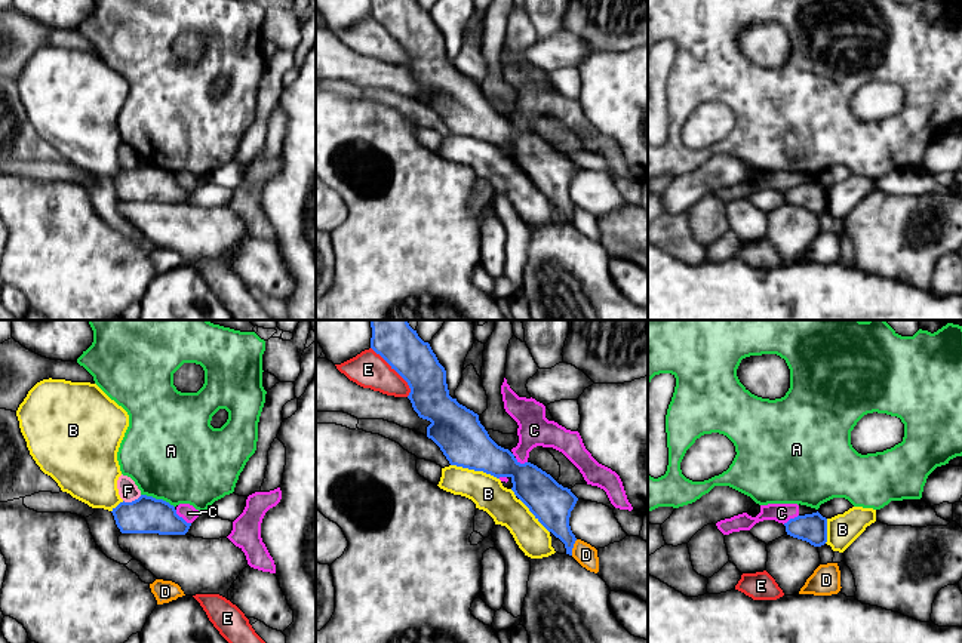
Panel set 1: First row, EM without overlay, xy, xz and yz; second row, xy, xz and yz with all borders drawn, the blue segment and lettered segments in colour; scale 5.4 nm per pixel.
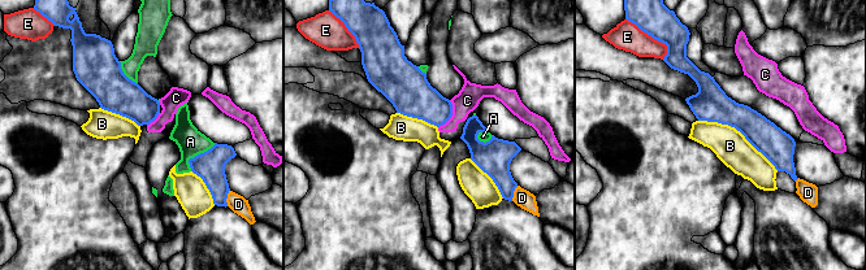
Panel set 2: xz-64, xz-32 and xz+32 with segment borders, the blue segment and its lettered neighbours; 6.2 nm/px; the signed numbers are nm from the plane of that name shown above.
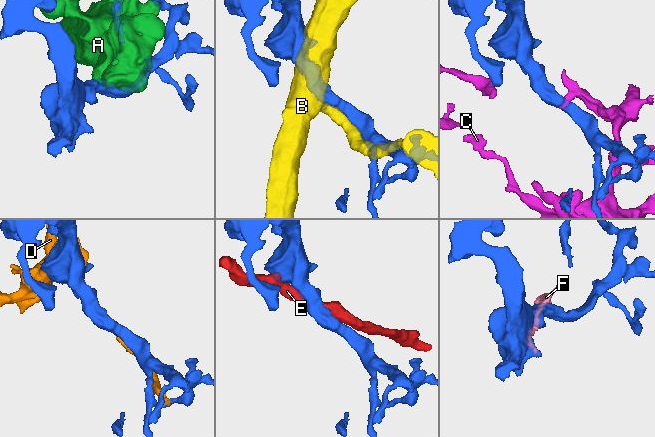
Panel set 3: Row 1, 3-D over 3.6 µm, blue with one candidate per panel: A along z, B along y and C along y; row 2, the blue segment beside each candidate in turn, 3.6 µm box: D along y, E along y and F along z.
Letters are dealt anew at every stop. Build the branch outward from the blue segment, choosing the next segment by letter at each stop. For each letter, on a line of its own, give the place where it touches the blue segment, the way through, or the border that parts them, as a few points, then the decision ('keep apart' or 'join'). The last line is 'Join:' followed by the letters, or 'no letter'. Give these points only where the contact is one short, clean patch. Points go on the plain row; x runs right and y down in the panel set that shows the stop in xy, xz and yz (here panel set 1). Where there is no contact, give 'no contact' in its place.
A: meets blue in xy at (157, 168); keep apart
B: meets blue in xz at (475, 138); keep apart
C: meets blue in xy at (181, 185); border along xy (175, 178), (190, 191); keep apart
D: meets blue in xz at (572, 215); keep apart
E: meets blue in xz at (396, 39); keep apart
F: meets blue in xy at (132, 169); border along xy (141, 163), (131, 169), (123, 169); keep apart
Join: no letter

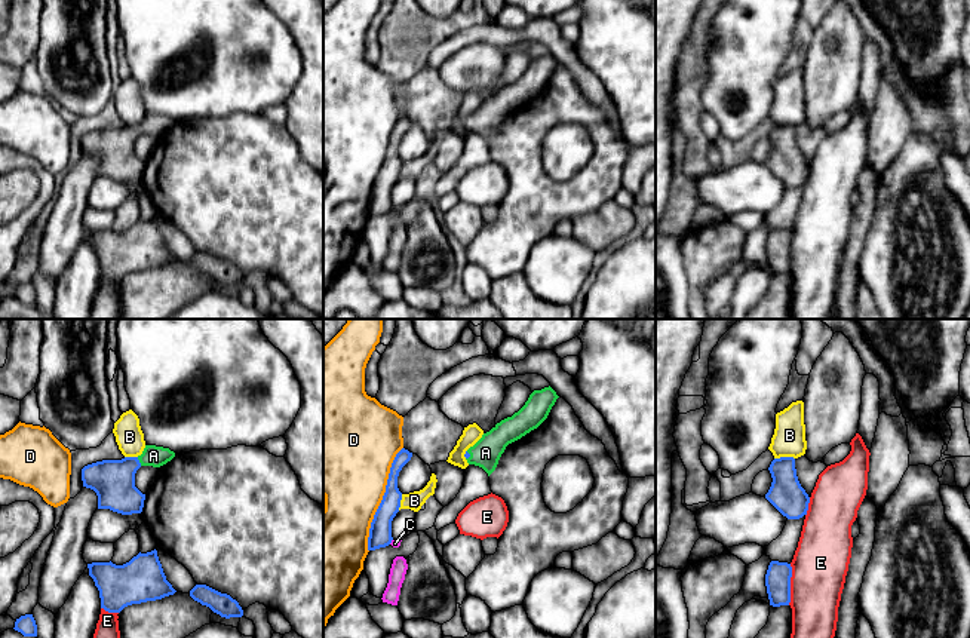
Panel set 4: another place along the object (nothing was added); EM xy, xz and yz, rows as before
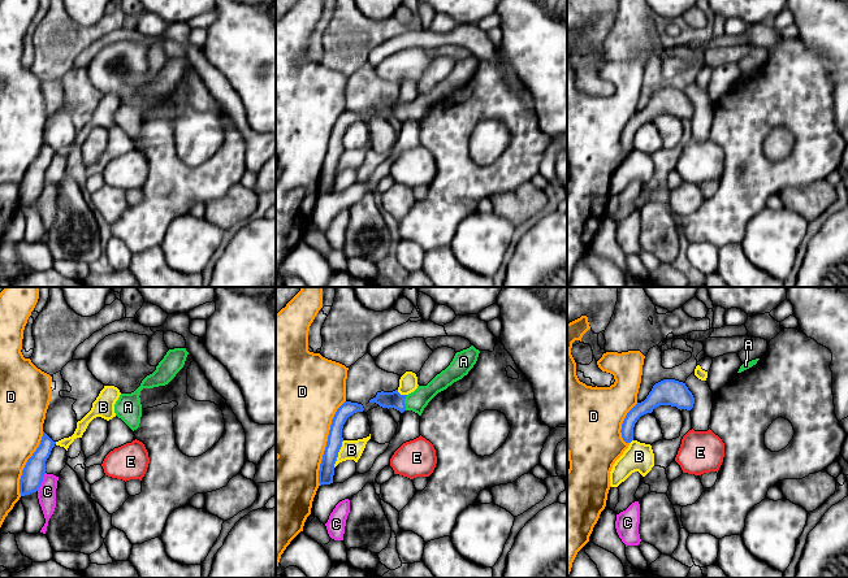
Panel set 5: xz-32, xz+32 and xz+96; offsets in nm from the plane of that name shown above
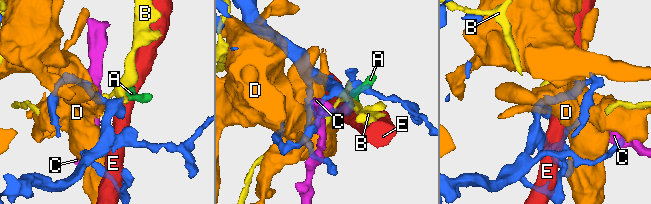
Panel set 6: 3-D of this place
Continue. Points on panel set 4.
A: meets blue in xy at (138, 129); runs through xy (113, 149), (129, 132), (138, 129), (153, 123); join
B: meets blue in yz at (783, 125); keep apart
C: meets blue in xz at (390, 209); border along xz (392, 206), (389, 211); keep apart
D: meets blue in xz at (383, 166); keep apart
E: meets blue in yz at (789, 252); keep apart
Join: A

